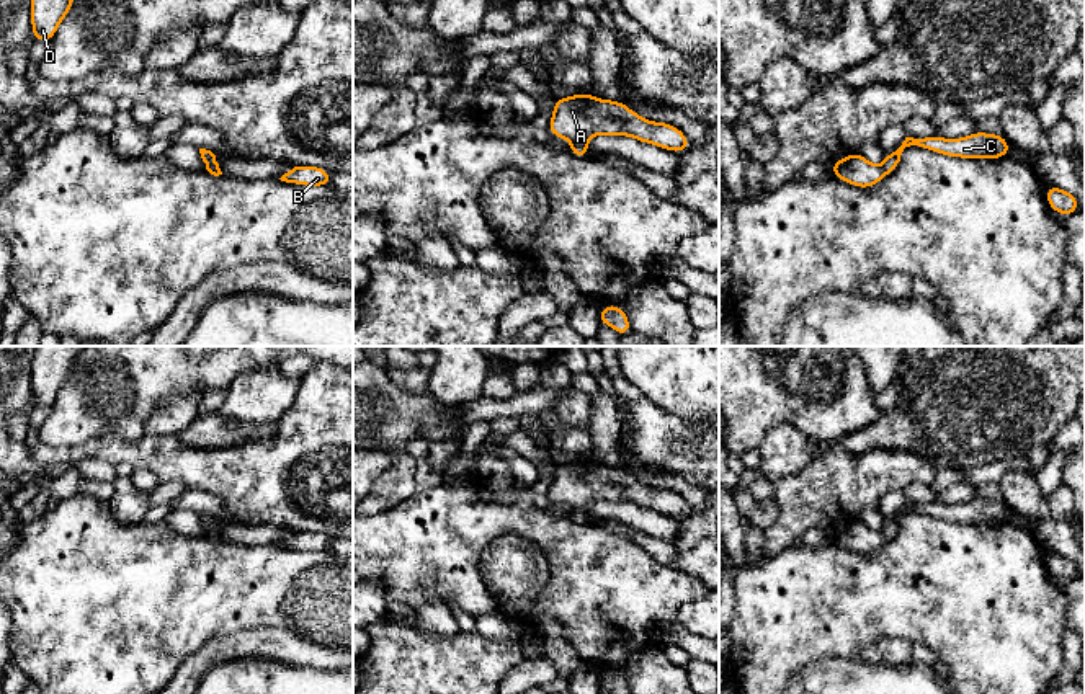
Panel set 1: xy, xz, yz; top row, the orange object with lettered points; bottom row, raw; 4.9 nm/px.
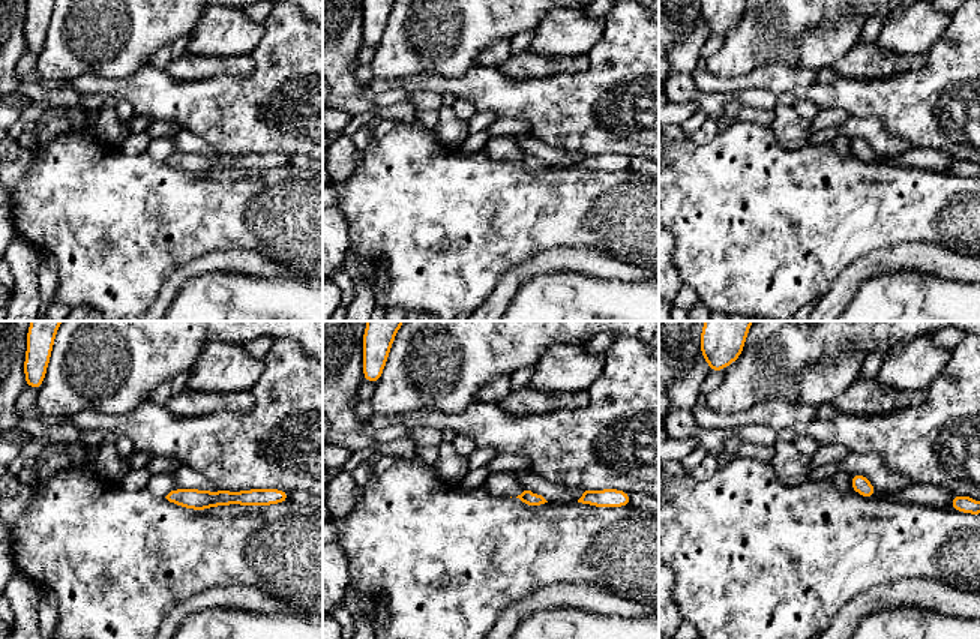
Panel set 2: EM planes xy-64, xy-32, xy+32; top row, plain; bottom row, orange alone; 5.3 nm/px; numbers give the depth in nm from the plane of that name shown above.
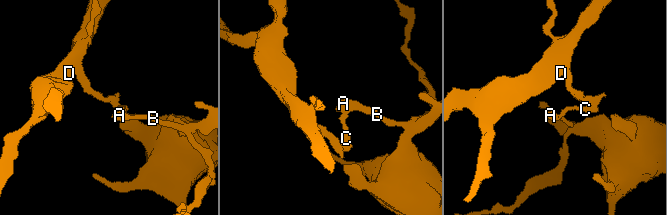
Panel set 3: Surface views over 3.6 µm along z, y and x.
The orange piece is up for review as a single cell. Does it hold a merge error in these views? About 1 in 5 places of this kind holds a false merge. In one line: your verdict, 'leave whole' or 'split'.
split

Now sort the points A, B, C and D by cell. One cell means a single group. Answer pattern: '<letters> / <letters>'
A B / C D

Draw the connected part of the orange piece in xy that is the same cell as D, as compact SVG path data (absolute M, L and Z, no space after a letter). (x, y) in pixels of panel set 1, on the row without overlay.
M36 346L31 363L34 407L52 407L85 346Z

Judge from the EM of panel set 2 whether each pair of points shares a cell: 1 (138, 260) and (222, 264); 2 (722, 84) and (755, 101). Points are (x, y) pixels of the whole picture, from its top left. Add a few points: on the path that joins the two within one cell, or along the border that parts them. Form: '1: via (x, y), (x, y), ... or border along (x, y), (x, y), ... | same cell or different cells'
1: border along (219, 249), (201, 254), (180, 264), (161, 287) | different cells
2: border along (701, 90), (767, 89), (772, 93) | different cells

